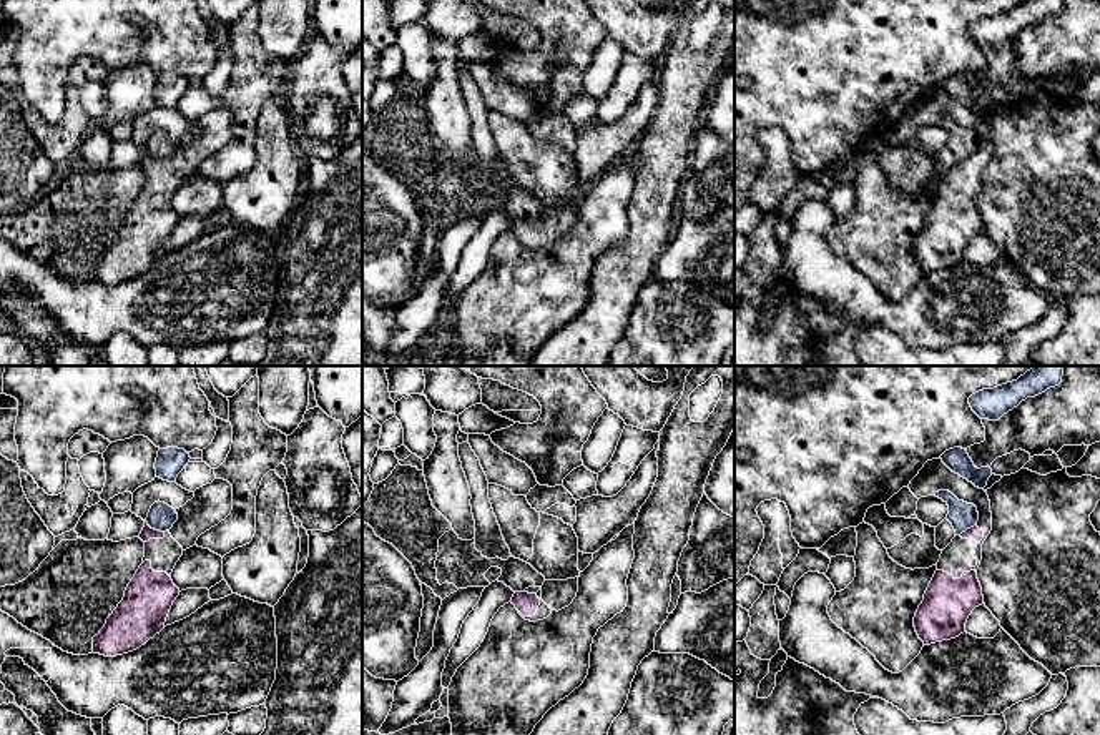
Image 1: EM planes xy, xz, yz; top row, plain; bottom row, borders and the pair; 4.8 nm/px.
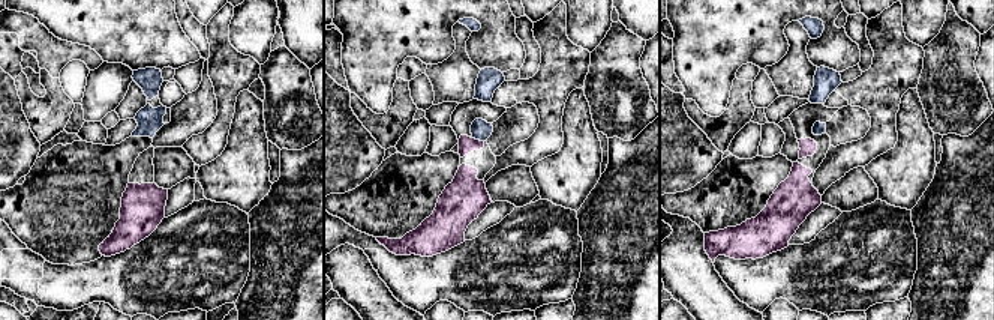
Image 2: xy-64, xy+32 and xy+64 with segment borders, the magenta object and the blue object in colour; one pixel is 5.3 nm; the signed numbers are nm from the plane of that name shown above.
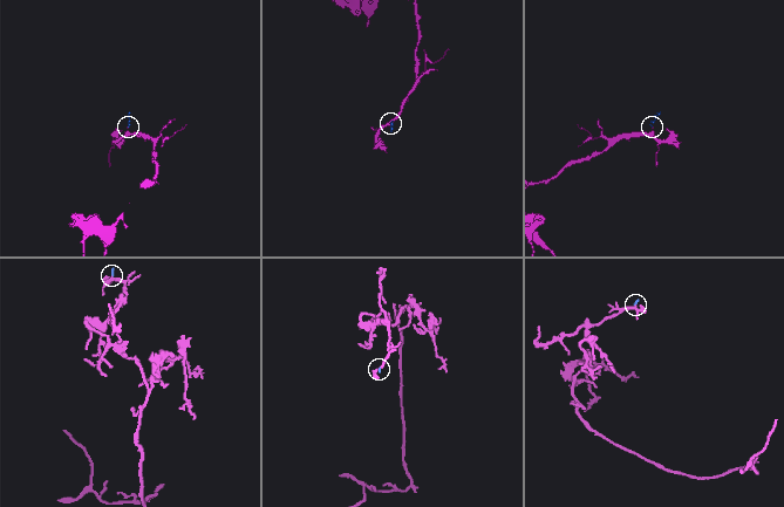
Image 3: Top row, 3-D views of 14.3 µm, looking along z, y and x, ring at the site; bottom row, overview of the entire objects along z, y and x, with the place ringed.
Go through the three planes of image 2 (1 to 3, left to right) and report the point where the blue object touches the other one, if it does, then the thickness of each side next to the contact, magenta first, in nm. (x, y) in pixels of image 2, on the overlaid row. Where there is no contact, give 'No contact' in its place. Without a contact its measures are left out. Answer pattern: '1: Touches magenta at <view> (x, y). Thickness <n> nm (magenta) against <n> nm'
1: No contact
2: Touches magenta at xy+32 (479, 140). Thickness 90 nm (magenta) against 110 nm
3: No contact

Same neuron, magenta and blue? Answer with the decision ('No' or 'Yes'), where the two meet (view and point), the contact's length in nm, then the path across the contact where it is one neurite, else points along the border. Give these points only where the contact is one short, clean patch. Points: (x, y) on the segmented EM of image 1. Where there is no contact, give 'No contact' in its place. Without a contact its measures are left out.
No. Touches magenta at xy (153, 529). Shared border 110 nm. Boundary: xy (147, 521), (152, 527), (163, 532)

